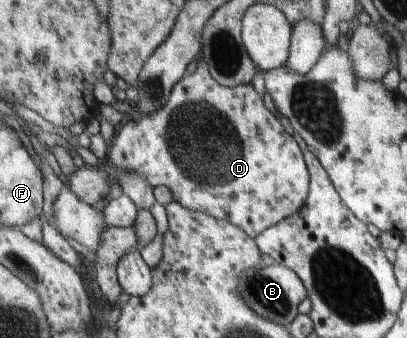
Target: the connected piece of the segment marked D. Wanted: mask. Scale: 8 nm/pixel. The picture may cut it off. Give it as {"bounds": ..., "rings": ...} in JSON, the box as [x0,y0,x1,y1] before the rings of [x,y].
{"bounds":[103,57,311,239],"rings":[[[202,57],[197,60],[195,72],[183,77],[181,82],[175,84],[175,88],[173,92],[171,92],[169,102],[167,102],[166,106],[163,106],[163,108],[157,110],[157,112],[151,112],[151,114],[141,114],[137,122],[132,123],[130,121],[121,128],[118,135],[114,136],[112,145],[110,146],[108,161],[103,163],[103,166],[105,166],[106,163],[113,164],[115,168],[119,168],[119,172],[135,172],[135,174],[139,174],[141,178],[147,178],[151,186],[168,186],[172,190],[174,200],[179,202],[179,204],[183,204],[185,208],[203,212],[219,220],[232,222],[254,239],[268,228],[279,224],[282,220],[299,212],[310,196],[311,176],[304,152],[301,151],[301,146],[297,144],[297,140],[283,128],[283,124],[279,121],[278,116],[275,113],[273,114],[273,112],[265,106],[263,95],[261,96],[252,85],[239,85],[235,88],[227,88],[219,84],[211,74],[209,64],[207,64],[207,61]]]}

